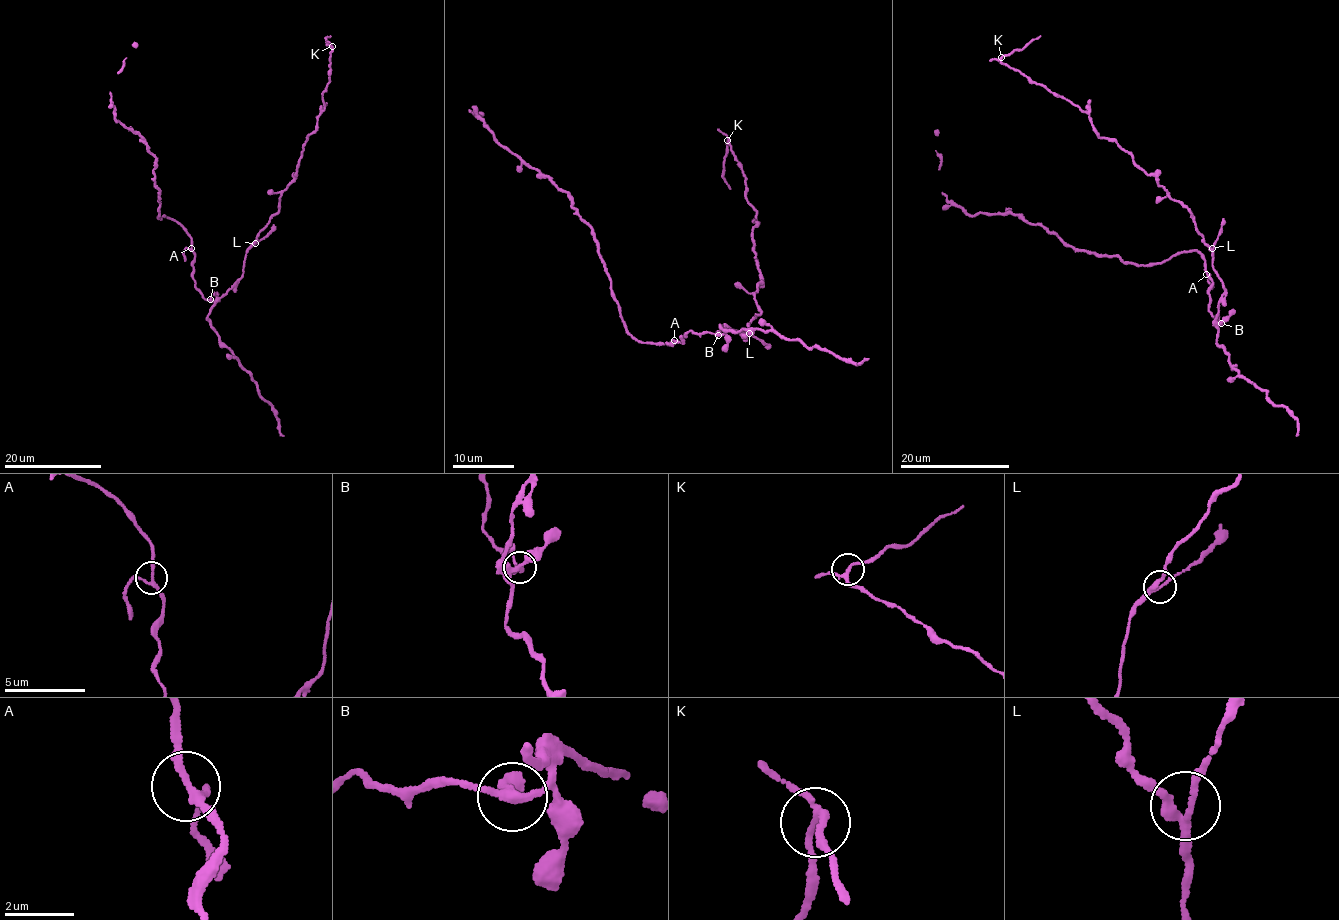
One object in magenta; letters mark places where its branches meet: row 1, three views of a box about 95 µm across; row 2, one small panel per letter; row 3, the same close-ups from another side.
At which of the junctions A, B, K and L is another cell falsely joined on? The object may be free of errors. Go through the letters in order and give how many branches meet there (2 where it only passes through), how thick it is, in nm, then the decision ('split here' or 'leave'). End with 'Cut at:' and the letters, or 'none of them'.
A: branches 3; calibre 190 nm; leave
B: branches 3; calibre 220 nm; leave
K: branches 3; calibre 190 nm; split here
L: branches 3; calibre 140 nm; leave
Cut at: K

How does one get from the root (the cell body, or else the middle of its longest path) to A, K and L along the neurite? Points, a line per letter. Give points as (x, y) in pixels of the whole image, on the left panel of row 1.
A: (199, 291), (193, 279), (195, 254), (191, 248)
K: (199, 291), (214, 300), (232, 287), (246, 250), (278, 212), (323, 111), (332, 46)
L: (199, 291), (207, 300), (219, 299), (242, 275), (246, 252), (255, 243)

